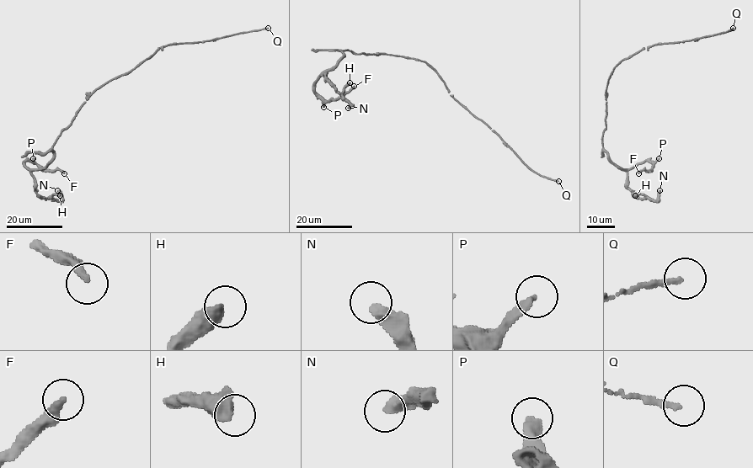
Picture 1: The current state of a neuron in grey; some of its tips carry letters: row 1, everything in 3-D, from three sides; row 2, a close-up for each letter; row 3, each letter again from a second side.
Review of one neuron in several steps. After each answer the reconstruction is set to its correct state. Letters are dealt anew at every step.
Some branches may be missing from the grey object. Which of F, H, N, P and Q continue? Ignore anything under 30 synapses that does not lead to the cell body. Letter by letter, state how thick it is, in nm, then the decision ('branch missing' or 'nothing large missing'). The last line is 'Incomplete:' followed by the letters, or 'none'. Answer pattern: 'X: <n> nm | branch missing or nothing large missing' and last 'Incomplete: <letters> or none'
F: 280 nm | nothing large missing
H: 600 nm | nothing large missing
N: 420 nm | nothing large missing
P: 300 nm | branch missing
Q: 170 nm | branch missing
Incomplete: P, Q

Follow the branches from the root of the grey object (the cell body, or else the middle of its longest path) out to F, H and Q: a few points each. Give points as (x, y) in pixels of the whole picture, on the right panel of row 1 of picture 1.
F: (610, 77), (606, 91), (602, 148), (622, 169), (631, 169), (645, 161), (653, 163), (651, 170), (638, 173)
H: (610, 77), (606, 91), (602, 148), (607, 157), (627, 172), (631, 194), (645, 197), (635, 195)
Q: (610, 77), (618, 64), (644, 48), (696, 39), (733, 28)

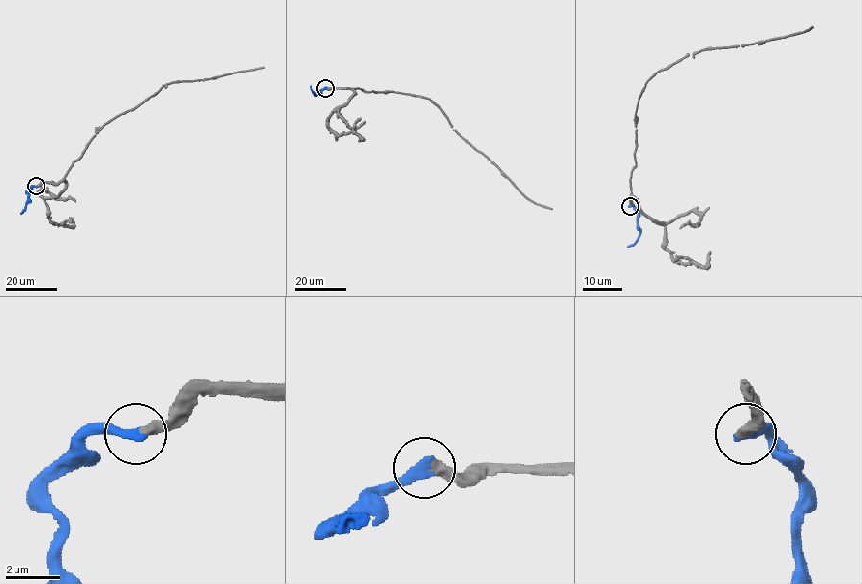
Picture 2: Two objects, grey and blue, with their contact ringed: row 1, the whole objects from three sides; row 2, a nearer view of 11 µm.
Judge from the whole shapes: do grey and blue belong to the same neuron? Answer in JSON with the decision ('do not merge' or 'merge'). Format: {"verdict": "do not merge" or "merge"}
{"verdict": "merge"}

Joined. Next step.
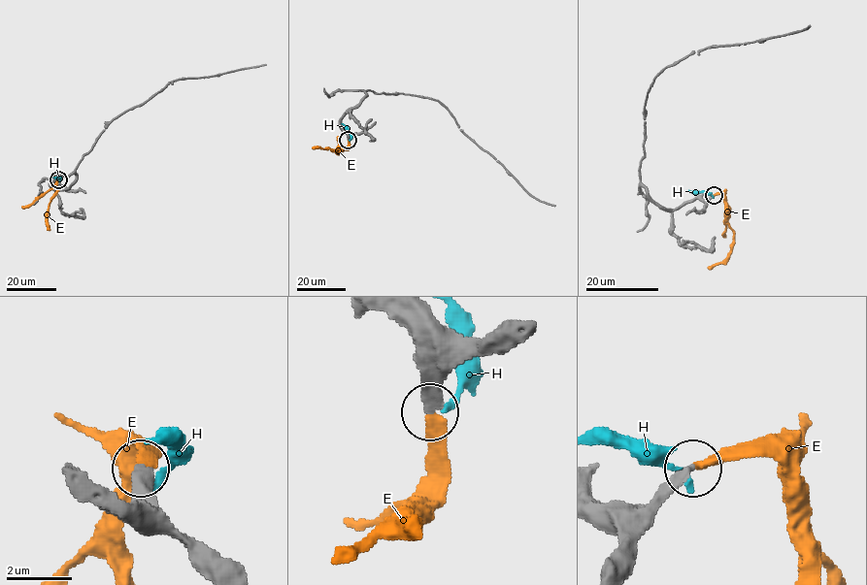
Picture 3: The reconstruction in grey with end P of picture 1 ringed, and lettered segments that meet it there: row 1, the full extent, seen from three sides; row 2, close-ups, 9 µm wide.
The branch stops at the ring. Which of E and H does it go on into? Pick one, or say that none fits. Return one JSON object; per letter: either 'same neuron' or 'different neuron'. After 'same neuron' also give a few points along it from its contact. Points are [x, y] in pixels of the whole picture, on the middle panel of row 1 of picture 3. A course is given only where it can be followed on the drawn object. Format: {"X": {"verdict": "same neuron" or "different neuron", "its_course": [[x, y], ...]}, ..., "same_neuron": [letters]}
{"E": {"verdict": "same neuron", "its_course": [[349, 141], [347, 148], [339, 153], [337, 137]]}, "H": {"verdict": "different neuron"}, "same_neuron": ["E"]}

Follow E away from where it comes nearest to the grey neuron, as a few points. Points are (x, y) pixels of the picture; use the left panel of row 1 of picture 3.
E: (58, 179), (56, 194), (49, 205), (47, 229)

